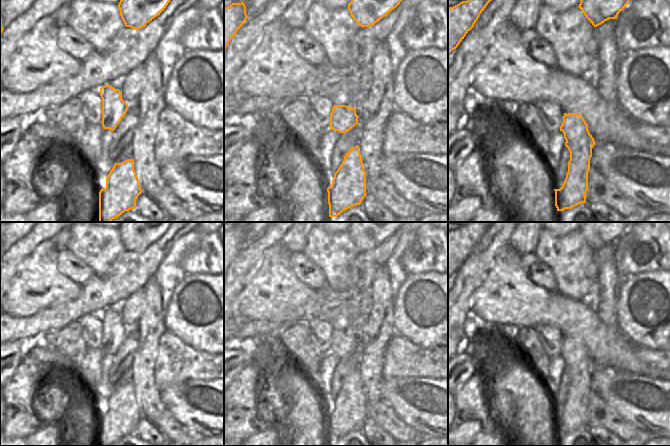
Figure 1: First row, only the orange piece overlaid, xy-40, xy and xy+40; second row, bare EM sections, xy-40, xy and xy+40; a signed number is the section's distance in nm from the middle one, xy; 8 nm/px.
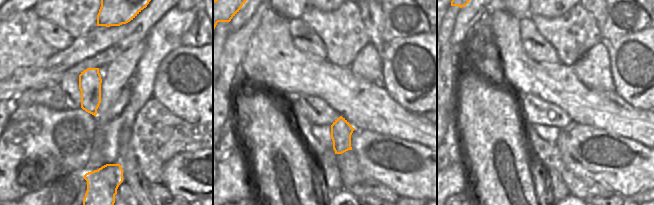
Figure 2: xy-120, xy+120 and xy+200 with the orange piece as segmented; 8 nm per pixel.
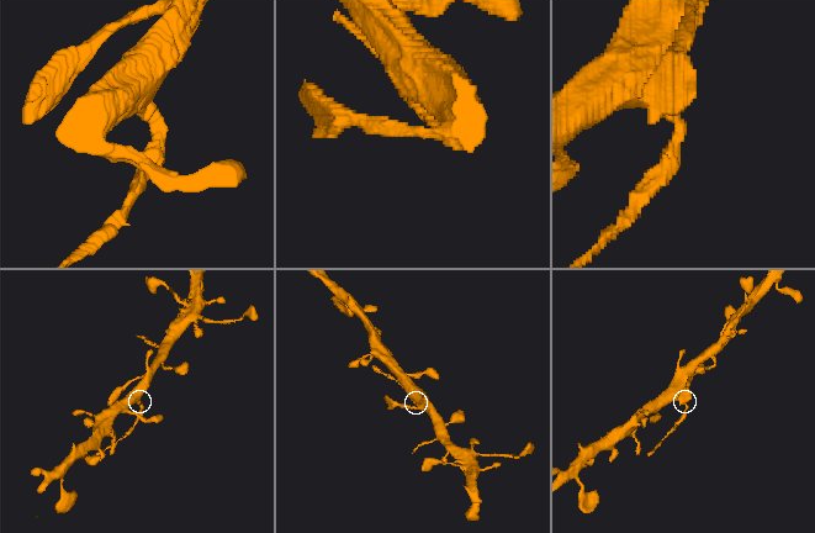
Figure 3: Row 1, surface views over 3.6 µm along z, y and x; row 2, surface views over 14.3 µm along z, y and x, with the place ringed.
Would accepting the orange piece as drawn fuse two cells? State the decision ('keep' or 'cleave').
cleave

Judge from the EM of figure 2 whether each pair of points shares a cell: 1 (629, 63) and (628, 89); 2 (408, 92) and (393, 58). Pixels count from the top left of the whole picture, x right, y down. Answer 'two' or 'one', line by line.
1: one
2: one

